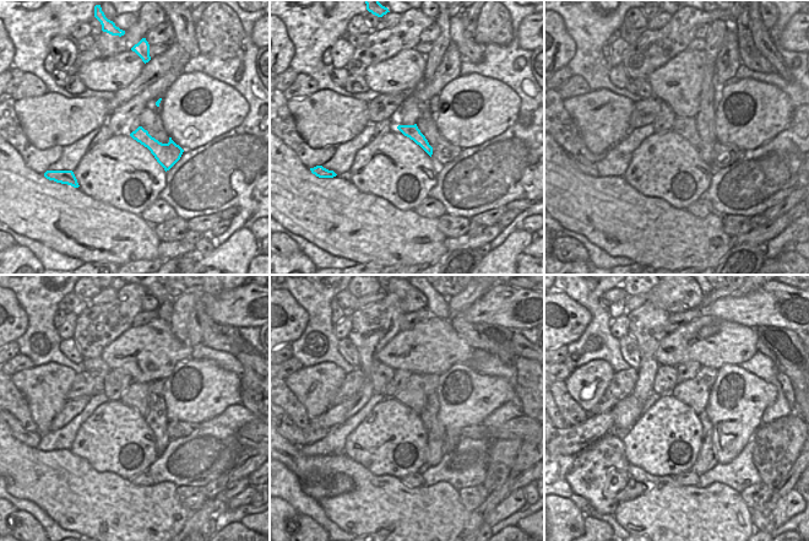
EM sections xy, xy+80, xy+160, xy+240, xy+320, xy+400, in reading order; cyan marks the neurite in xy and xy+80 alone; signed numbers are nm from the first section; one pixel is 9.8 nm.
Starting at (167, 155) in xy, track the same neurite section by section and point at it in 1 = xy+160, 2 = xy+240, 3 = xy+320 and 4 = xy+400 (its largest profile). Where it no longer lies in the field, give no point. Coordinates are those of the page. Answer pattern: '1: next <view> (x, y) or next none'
1: next xy+160 (683, 125)
2: next xy+240 (136, 395)
3: next xy+320 (417, 389)
4: next xy+400 (694, 393)

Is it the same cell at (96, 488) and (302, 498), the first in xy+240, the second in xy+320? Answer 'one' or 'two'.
two

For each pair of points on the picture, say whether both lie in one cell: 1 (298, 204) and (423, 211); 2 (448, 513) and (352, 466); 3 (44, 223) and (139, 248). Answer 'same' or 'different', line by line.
1: different
2: same
3: same

